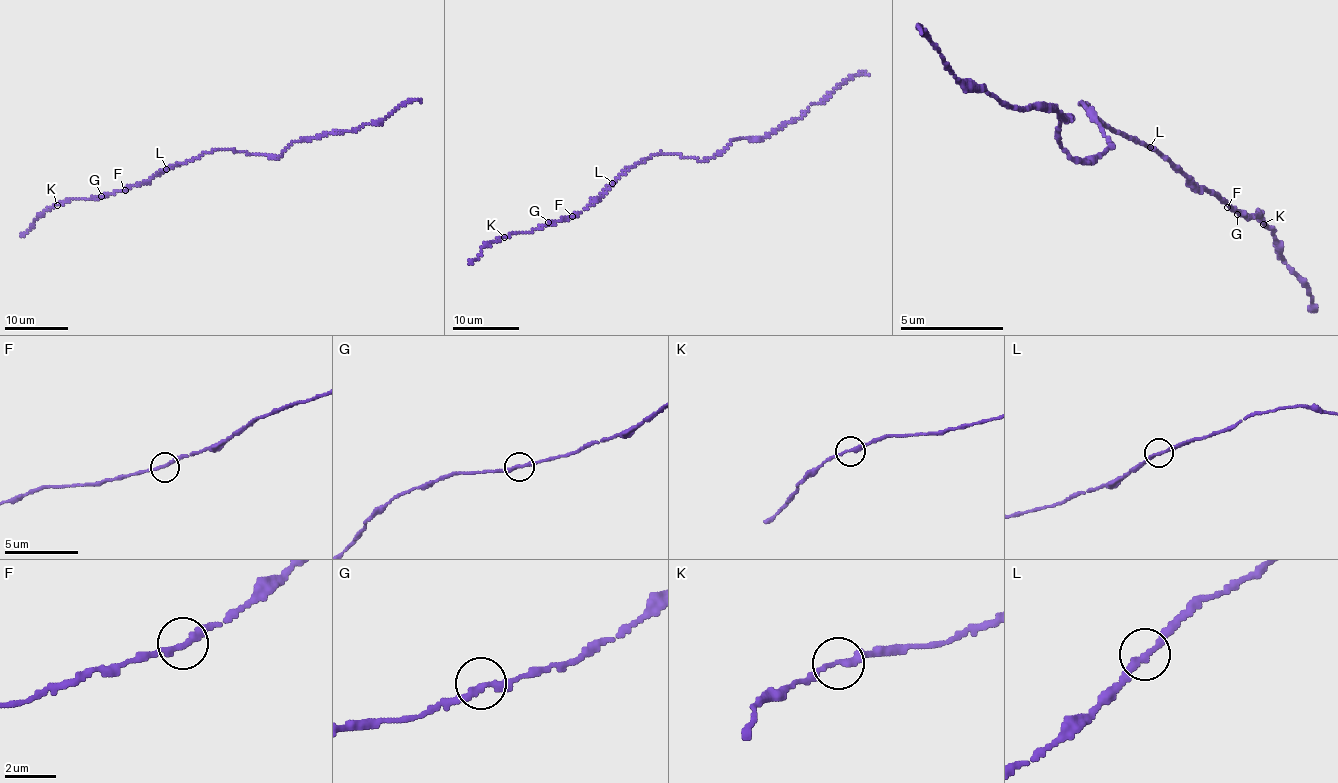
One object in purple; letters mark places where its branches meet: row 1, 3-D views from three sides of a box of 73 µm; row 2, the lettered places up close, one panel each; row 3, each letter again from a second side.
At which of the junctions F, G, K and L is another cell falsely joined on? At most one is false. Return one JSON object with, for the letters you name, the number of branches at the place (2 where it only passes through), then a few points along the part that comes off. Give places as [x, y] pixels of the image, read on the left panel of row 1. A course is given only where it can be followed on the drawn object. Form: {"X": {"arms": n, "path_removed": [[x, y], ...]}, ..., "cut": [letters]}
{"cut": []}

